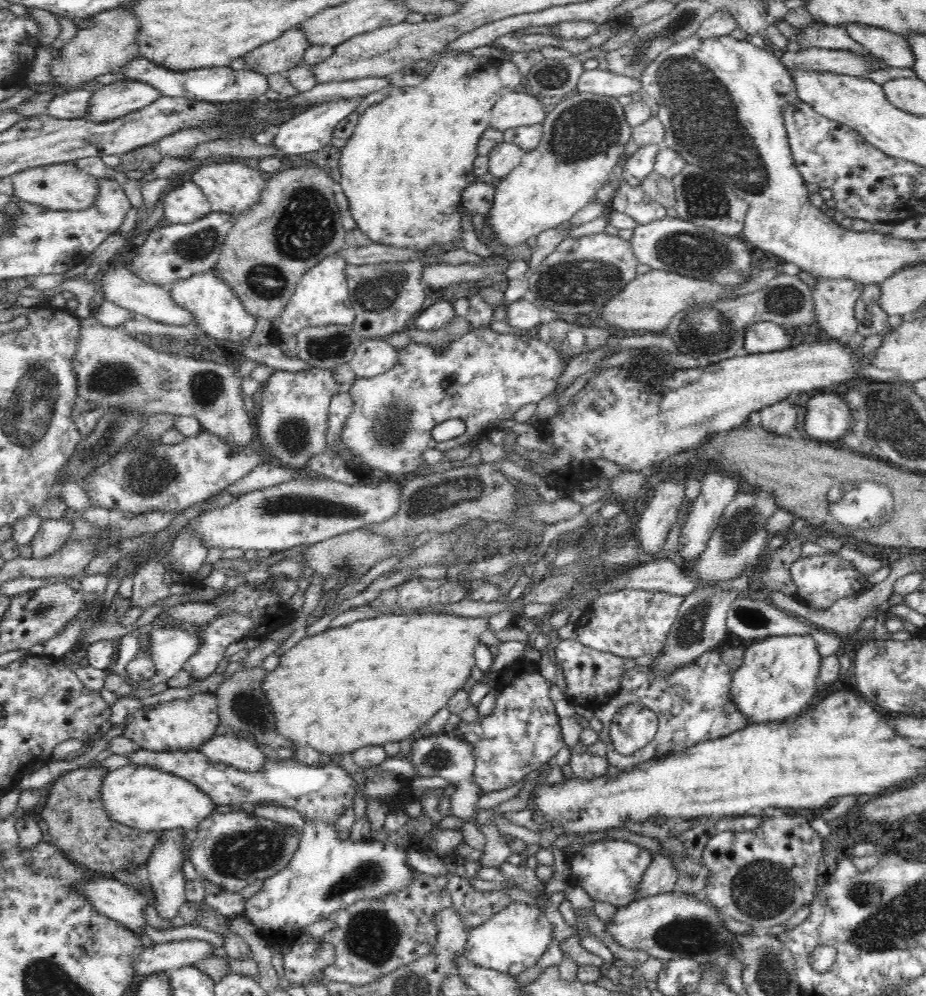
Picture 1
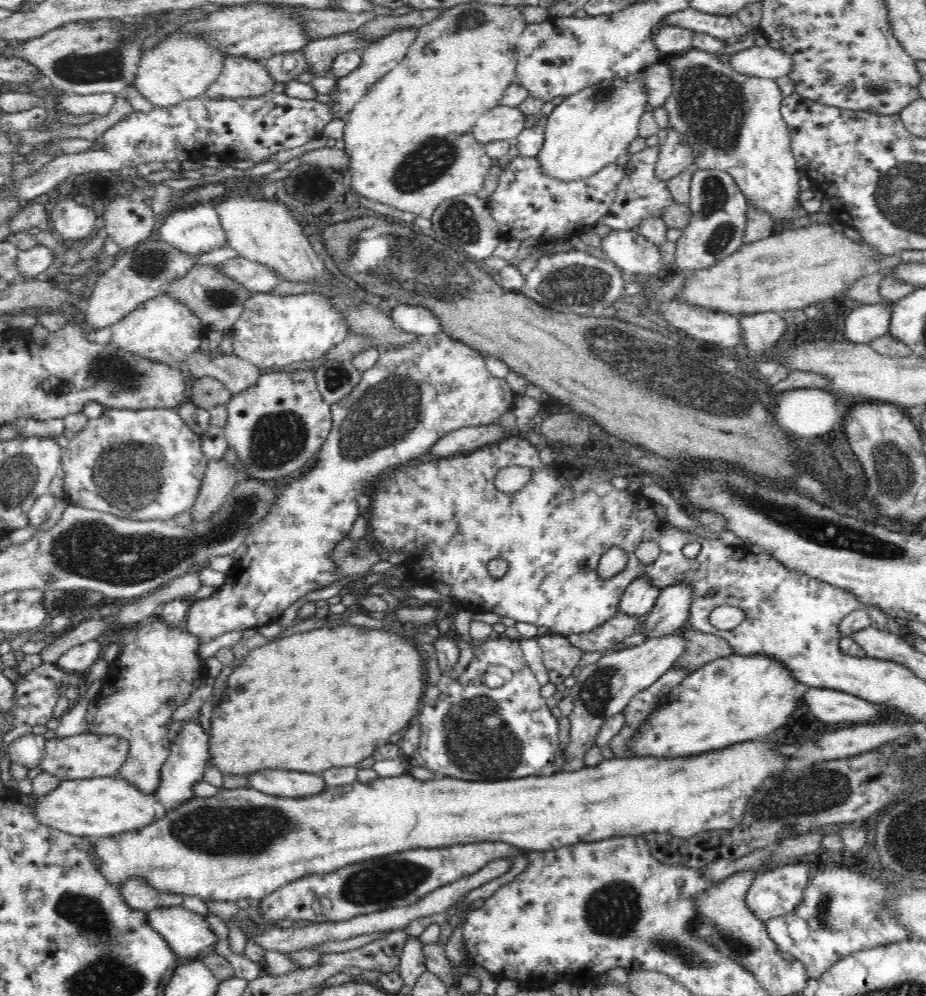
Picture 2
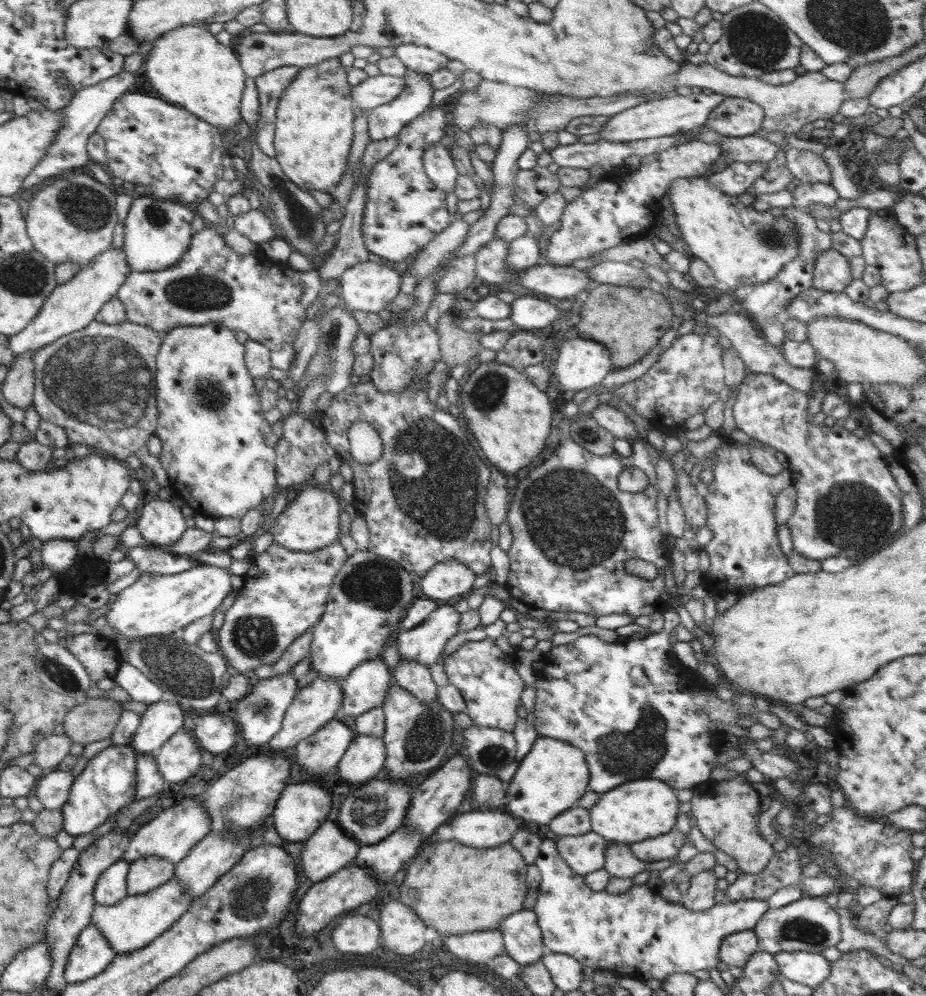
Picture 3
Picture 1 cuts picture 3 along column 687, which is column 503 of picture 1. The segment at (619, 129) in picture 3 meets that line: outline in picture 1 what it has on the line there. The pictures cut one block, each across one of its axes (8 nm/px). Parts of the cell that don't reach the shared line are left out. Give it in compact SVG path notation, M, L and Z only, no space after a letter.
M507 90L492 108L490 129L502 133L509 129L543 123L546 118L542 99L514 90Z

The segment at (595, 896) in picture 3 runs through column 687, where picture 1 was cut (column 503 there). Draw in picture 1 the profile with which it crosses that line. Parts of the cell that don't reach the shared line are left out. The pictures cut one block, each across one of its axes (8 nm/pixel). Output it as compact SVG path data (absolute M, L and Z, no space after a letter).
M519 901L512 902L499 910L468 935L464 957L474 965L516 977L527 968L534 967L552 944L554 926L544 912Z

